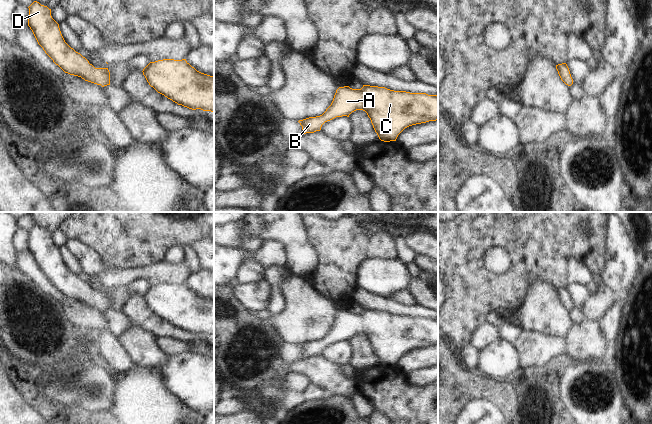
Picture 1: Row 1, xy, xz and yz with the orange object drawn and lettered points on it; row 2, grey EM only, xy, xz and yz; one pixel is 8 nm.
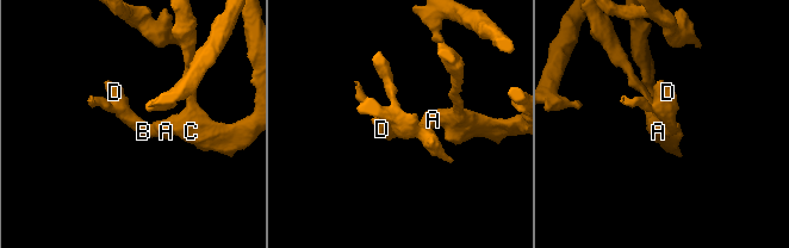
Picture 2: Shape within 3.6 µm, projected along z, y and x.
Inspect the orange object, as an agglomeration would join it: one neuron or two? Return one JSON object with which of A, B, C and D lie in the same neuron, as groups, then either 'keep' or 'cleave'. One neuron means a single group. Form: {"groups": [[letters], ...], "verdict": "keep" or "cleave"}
{"groups": [["A", "B", "C", "D"]], "verdict": "keep"}

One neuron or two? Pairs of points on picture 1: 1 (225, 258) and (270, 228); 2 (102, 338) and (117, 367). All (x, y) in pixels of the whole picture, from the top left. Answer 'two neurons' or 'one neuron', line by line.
1: two neurons
2: one neuron

